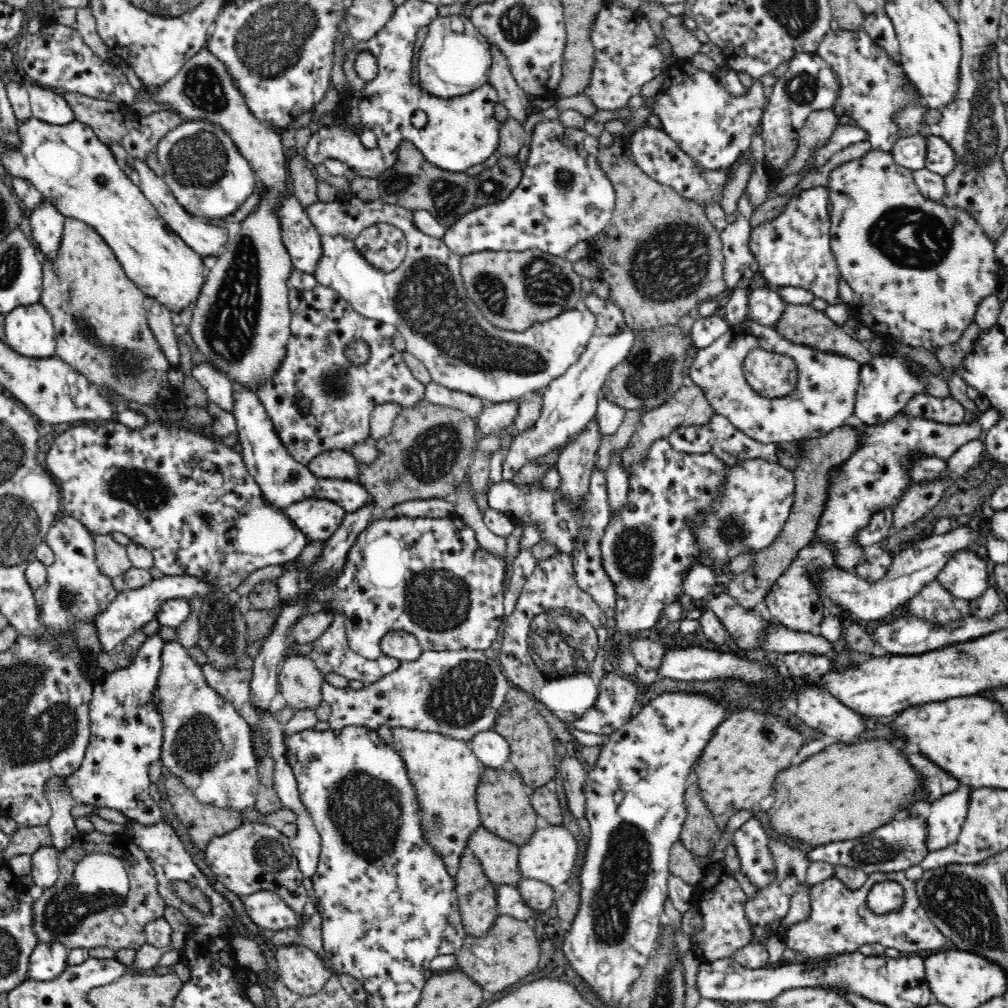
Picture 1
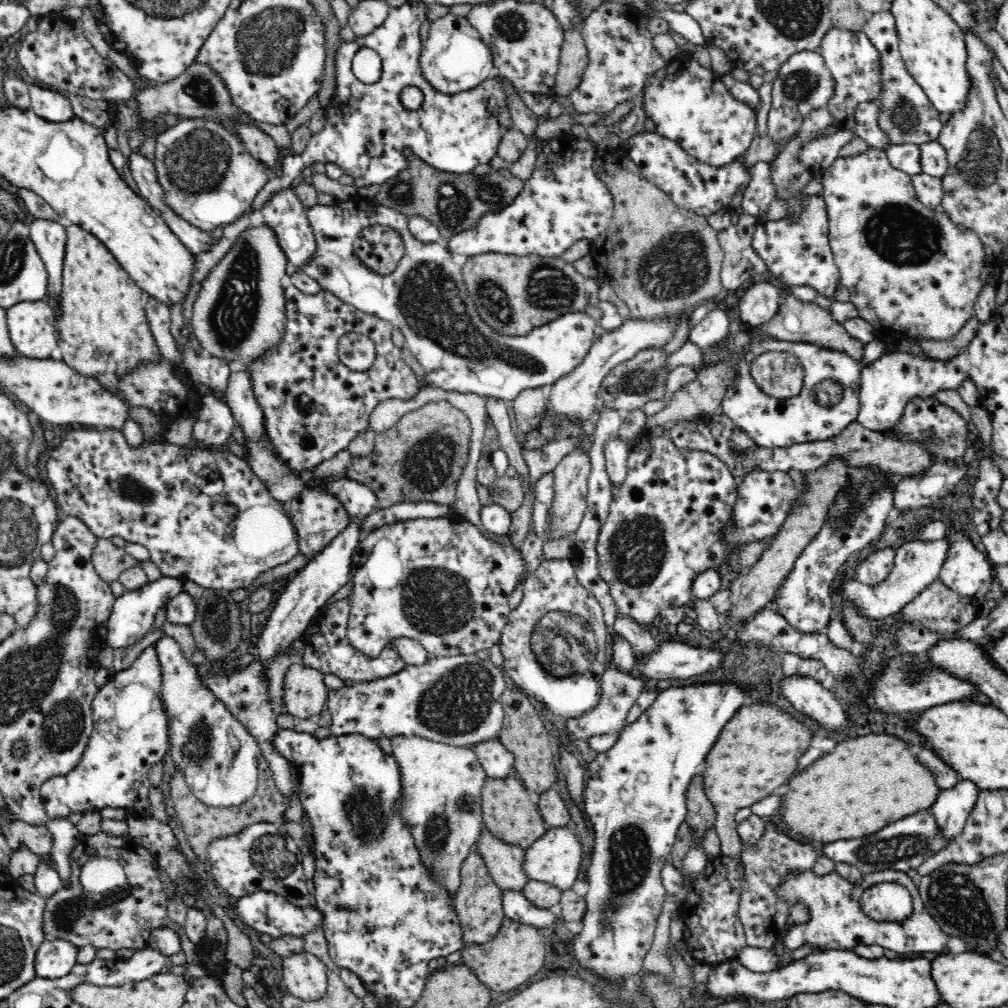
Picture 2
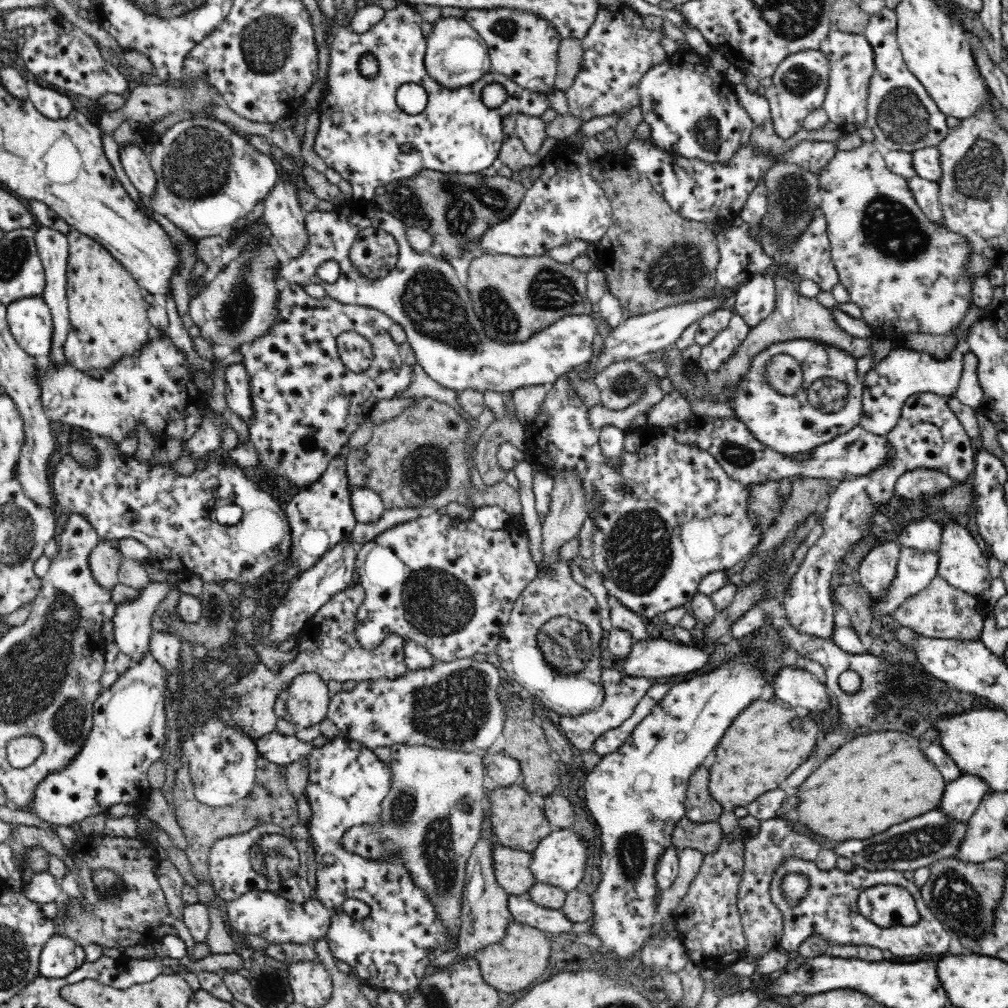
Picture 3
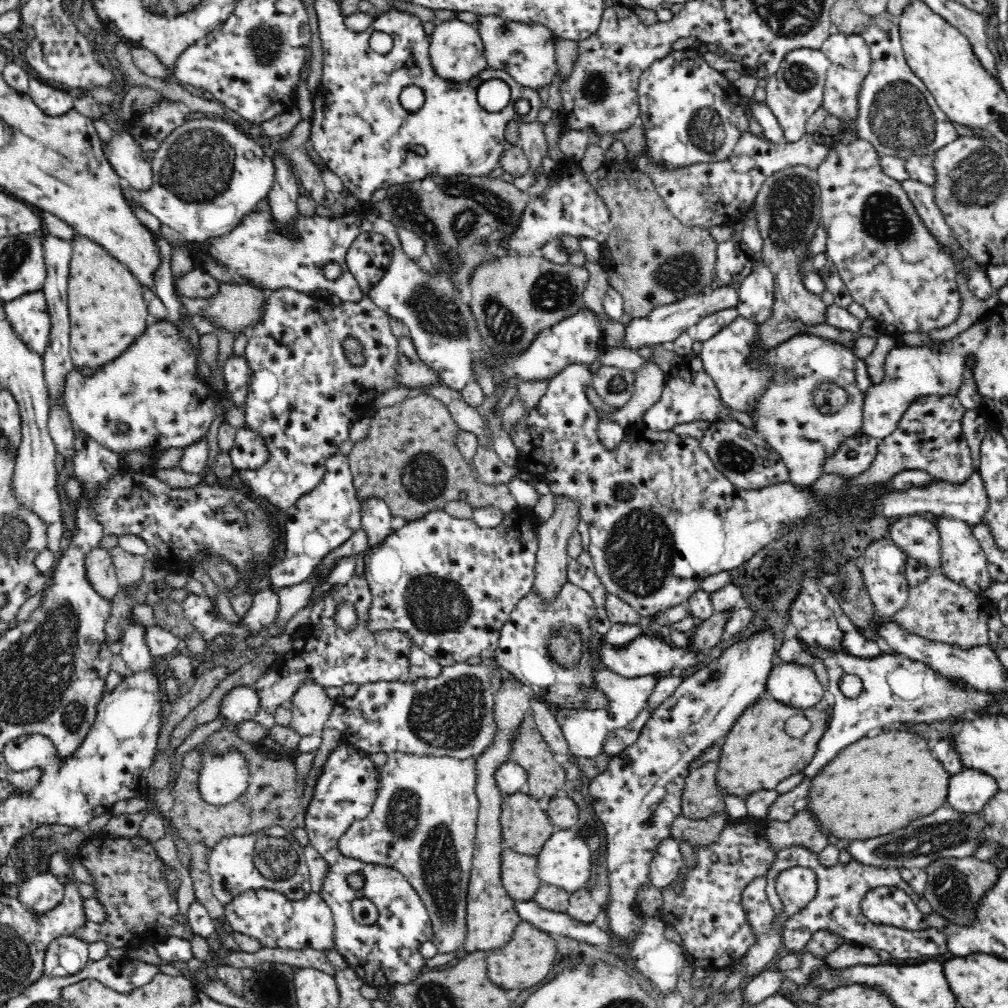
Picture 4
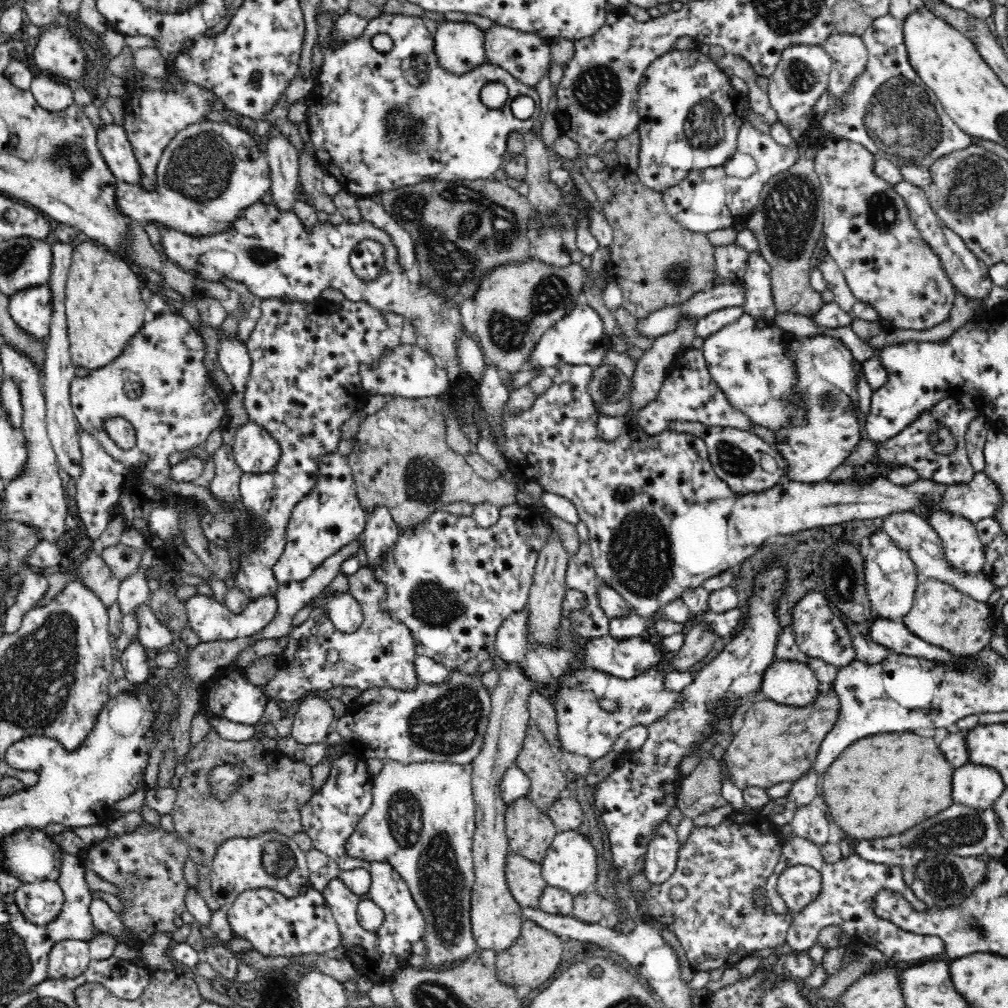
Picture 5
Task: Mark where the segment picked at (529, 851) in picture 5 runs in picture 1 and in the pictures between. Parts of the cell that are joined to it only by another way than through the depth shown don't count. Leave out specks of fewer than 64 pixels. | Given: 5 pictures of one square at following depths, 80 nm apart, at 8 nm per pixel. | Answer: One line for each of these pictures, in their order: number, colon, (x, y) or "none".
1: (506, 810)
2: (511, 817)
3: (518, 823)
4: (526, 828)

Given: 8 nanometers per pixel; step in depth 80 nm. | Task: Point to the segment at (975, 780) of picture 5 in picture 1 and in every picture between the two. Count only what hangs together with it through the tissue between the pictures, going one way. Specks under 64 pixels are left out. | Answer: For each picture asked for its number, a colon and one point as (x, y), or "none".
1: (949, 812)
2: (953, 808)
3: (963, 796)
4: (970, 790)

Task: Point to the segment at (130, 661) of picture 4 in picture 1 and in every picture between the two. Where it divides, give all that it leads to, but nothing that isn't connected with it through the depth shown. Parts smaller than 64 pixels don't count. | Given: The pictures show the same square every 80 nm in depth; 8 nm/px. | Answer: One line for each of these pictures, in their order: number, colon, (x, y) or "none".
1: (131, 610)
2: (132, 616)
3: (132, 630)

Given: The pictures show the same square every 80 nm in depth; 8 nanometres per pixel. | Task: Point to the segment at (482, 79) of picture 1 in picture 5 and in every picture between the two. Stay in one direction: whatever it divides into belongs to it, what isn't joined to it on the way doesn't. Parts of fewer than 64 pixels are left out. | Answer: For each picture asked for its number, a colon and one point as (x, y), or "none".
2: (454, 59)
3: (456, 56)
4: (457, 53)
5: (460, 45)

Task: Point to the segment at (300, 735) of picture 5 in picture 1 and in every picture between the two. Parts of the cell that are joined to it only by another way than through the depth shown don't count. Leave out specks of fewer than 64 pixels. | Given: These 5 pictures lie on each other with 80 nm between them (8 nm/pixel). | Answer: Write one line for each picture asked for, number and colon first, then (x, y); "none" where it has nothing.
1: (300, 682)
2: (305, 694)
3: (307, 703)
4: (310, 706)

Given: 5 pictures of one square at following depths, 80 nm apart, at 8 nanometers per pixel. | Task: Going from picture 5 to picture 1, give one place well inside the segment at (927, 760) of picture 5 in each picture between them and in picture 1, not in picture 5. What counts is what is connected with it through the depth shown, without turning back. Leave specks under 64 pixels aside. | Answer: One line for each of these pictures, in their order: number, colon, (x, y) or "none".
1: (845, 790)
2: (865, 783)
3: (870, 783)
4: (877, 785)

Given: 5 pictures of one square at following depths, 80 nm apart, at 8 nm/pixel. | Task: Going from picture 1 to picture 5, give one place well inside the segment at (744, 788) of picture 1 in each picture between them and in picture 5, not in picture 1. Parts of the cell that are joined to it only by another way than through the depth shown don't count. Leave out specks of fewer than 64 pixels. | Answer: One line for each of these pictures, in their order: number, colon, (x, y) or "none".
2: (757, 751)
3: (758, 752)
4: (758, 754)
5: (764, 752)

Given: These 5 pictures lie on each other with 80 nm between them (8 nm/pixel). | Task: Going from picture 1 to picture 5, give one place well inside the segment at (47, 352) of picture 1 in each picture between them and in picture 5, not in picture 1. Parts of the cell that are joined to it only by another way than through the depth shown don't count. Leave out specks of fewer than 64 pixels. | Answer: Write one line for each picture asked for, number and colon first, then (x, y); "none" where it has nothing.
2: (33, 327)
3: (29, 319)
4: (29, 316)
5: (31, 309)

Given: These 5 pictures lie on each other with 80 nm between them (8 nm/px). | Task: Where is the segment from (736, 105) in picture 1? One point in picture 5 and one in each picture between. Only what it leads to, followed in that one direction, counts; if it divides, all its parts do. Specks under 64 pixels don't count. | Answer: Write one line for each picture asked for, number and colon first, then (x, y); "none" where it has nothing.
2: (688, 103)
3: (693, 112)
4: (691, 114)
5: (690, 115)

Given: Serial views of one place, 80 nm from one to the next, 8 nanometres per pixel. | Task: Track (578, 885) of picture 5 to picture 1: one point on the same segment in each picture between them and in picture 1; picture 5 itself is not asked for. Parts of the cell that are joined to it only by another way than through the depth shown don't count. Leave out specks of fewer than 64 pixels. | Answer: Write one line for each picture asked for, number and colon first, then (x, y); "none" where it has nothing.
1: (550, 855)
2: (555, 858)
3: (560, 860)
4: (566, 860)

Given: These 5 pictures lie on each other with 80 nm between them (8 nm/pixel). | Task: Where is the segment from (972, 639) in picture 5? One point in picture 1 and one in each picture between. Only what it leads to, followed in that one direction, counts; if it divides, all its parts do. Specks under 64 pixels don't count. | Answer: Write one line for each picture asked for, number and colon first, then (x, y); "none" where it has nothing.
1: (935, 605)
2: (937, 608)
3: (941, 611)
4: (939, 609)

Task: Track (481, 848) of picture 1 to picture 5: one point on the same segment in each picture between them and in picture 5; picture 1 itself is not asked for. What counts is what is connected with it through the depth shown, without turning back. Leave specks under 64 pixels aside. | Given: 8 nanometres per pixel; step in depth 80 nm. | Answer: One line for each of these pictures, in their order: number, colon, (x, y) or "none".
2: (504, 861)
3: (512, 867)
4: (518, 871)
5: (524, 877)

